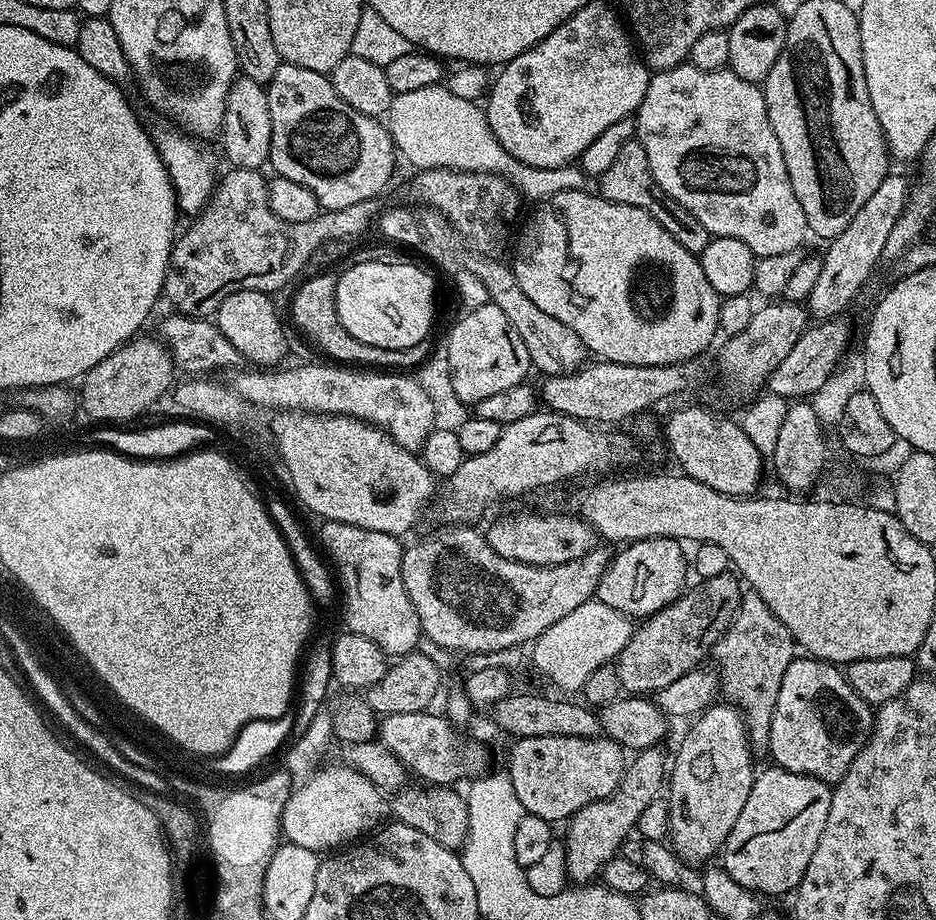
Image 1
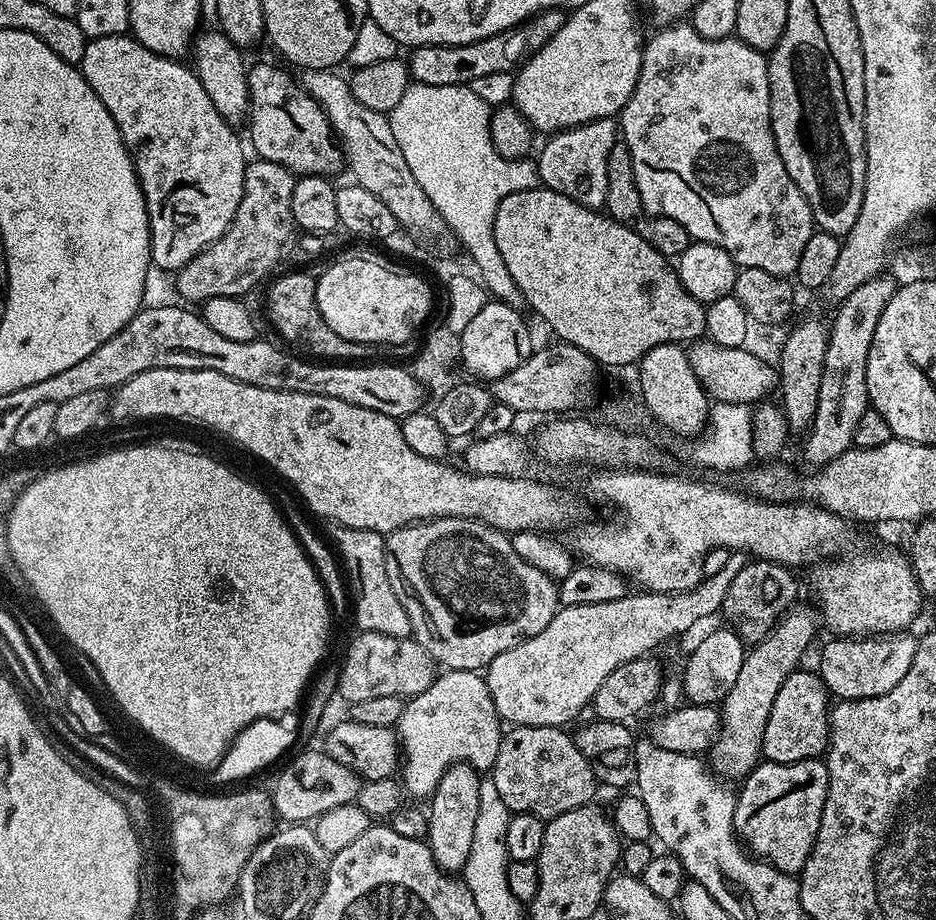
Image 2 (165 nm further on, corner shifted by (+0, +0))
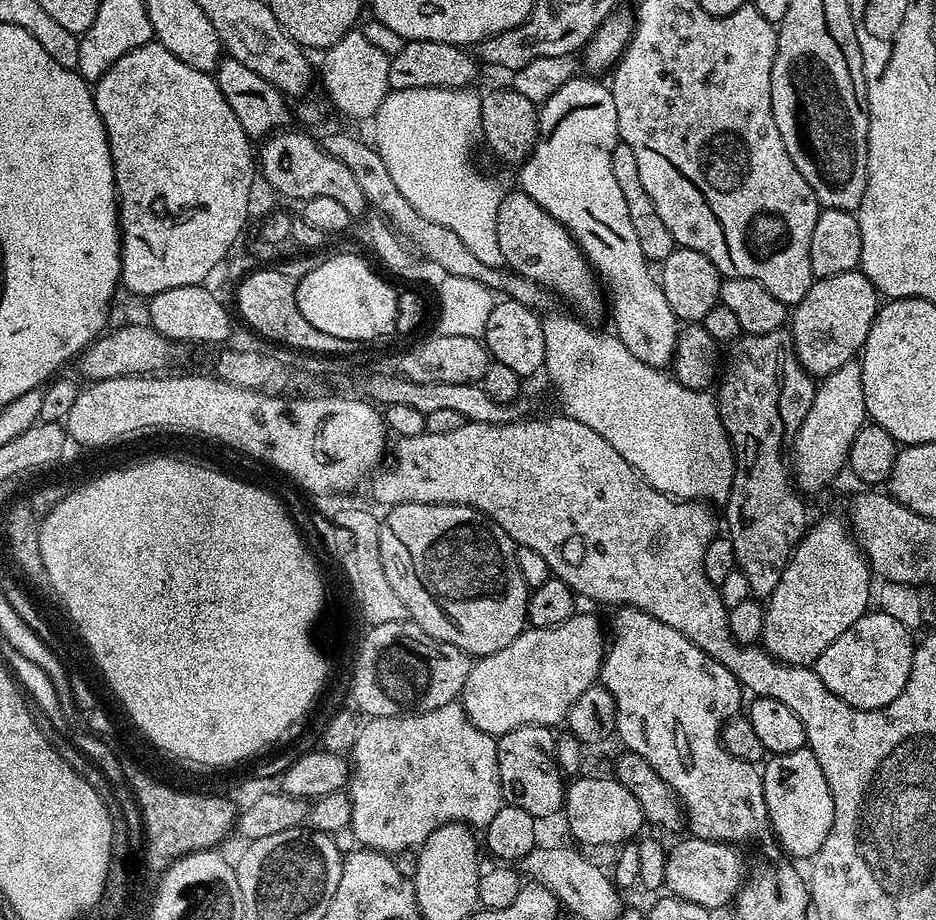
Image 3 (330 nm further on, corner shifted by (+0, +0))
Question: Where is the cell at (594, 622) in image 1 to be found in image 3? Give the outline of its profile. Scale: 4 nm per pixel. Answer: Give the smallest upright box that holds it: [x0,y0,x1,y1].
[462,614,606,737]

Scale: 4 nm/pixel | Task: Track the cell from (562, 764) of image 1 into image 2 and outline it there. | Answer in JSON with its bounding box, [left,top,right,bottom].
[490,724,598,822]

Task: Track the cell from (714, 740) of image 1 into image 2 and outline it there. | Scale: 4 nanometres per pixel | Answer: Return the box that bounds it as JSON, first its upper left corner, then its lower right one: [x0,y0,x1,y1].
[710,607,817,778]

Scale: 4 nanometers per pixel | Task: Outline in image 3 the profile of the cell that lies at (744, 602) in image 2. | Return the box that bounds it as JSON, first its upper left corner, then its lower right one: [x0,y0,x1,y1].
[714,328,816,598]

